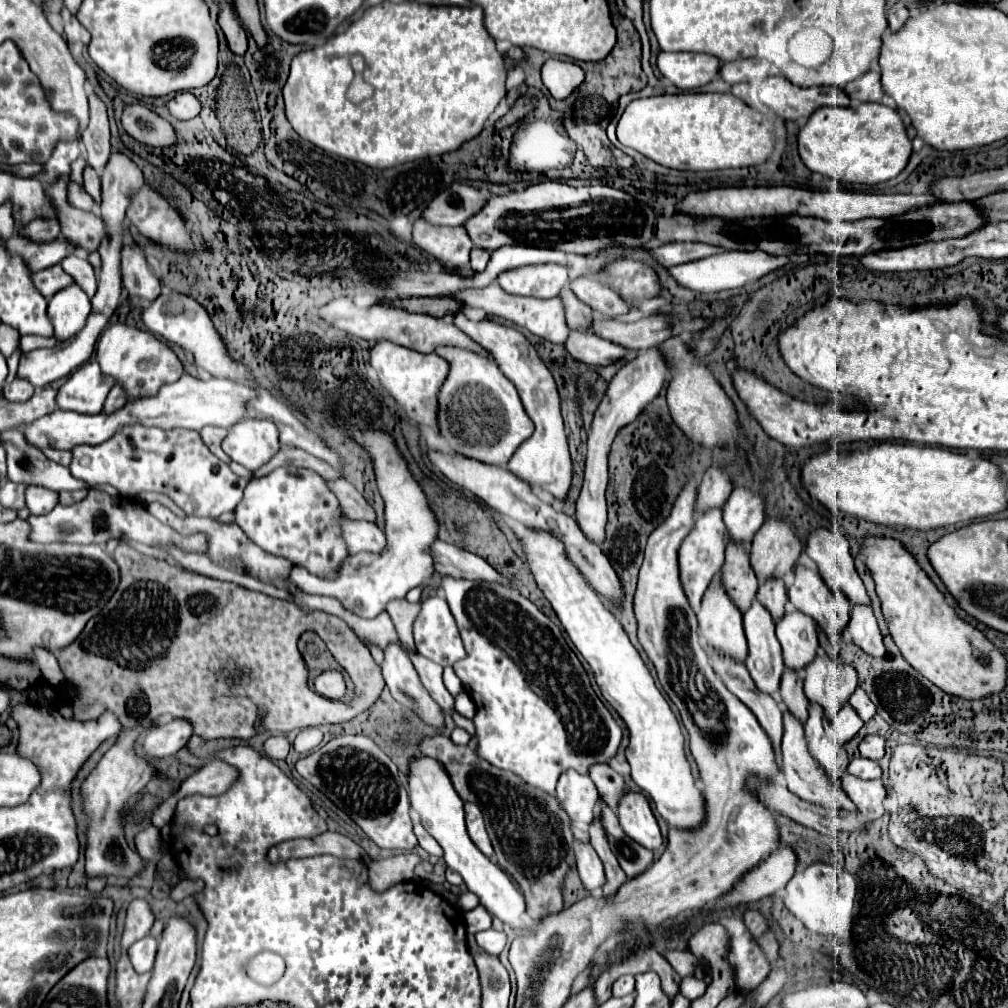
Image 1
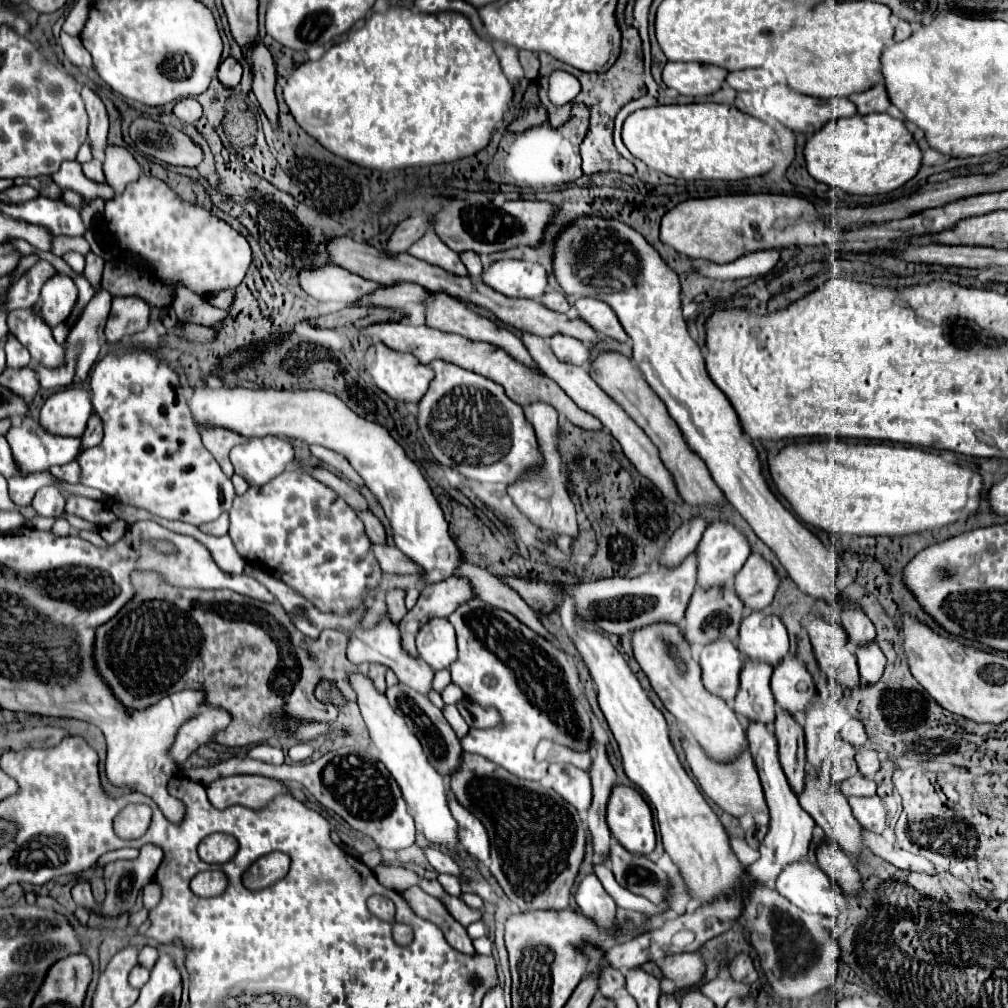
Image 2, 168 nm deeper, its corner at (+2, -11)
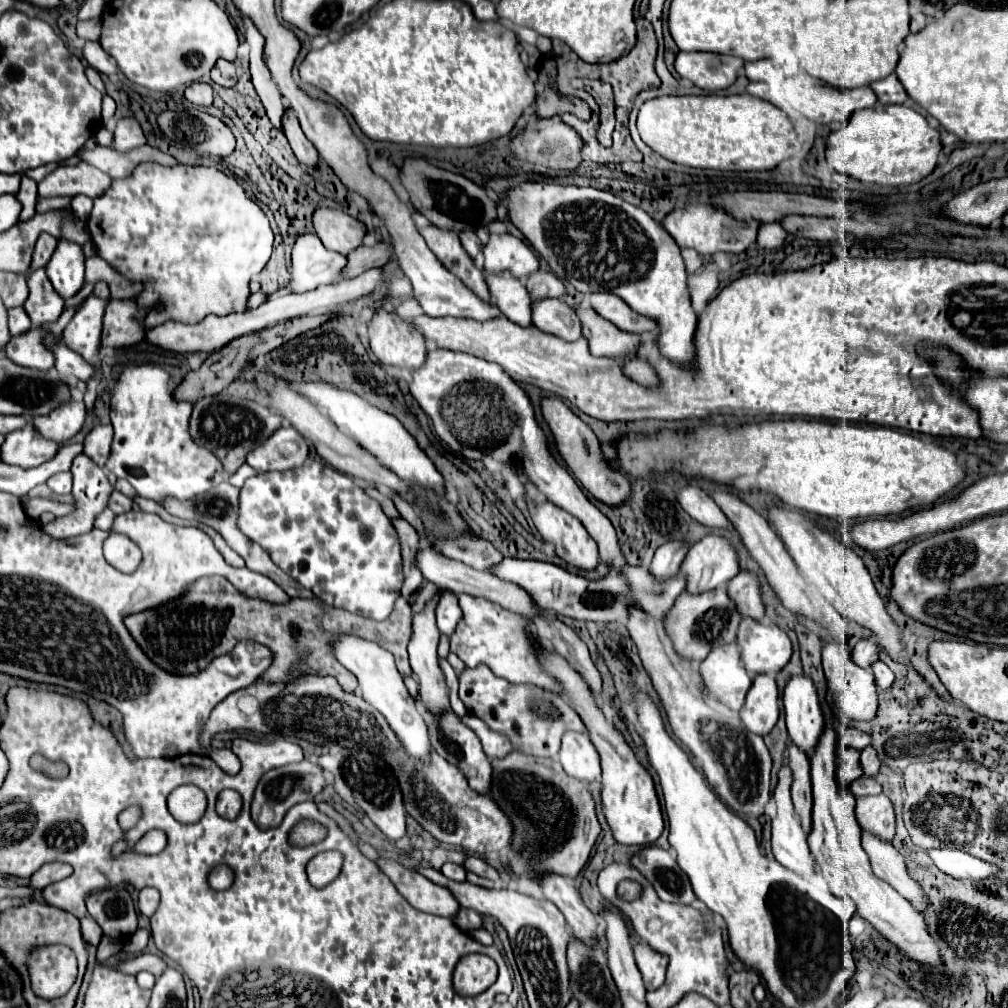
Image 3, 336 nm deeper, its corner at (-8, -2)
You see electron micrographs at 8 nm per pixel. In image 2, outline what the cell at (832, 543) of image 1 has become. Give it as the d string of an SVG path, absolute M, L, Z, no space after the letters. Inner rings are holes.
M848 604L842 614L840 620L844 624L846 636L848 636L848 644L850 648L858 648L858 646L866 646L868 642L874 640L876 632L872 622L866 618L866 614L862 610L858 610L854 604Z

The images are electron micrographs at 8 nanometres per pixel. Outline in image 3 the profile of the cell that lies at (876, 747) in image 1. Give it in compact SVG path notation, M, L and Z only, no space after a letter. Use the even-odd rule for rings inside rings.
M872 745L864 747L862 749L862 755L860 755L860 765L862 765L862 771L866 775L872 775L876 777L878 775L878 769L880 769L880 759L878 759L878 753Z

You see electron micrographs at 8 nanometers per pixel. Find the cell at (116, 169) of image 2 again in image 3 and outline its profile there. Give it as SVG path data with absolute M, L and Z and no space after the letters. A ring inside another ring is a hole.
M132 117L120 119L116 125L116 131L114 131L114 149L120 153L128 153L142 145L146 145L146 137L144 137L138 121Z

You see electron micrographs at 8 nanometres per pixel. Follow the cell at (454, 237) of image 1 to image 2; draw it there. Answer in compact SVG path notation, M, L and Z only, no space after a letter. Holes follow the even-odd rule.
M426 230L426 234L414 242L408 250L408 254L416 256L416 258L422 258L424 262L428 264L434 264L434 266L440 266L444 268L446 272L452 272L456 276L468 276L468 270L466 266L460 262L460 256L450 250L438 236L434 230Z

